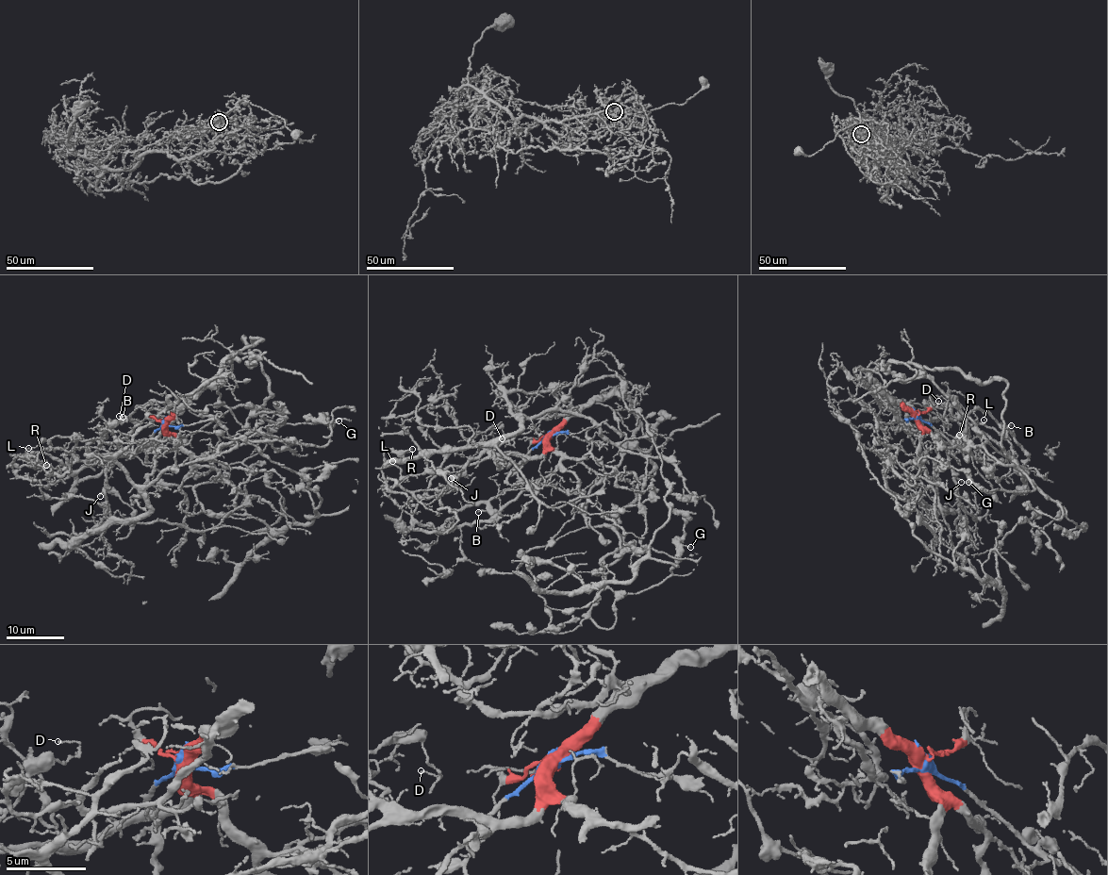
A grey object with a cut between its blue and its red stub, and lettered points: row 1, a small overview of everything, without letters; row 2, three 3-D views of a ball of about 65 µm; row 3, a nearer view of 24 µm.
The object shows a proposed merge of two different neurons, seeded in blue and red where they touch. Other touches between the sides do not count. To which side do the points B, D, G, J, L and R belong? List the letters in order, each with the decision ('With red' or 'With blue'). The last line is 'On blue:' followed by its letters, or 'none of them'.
B: With blue
D: With blue
G: With red
J: With red
L: With blue
R: With blue
On blue: B, D, L, R

